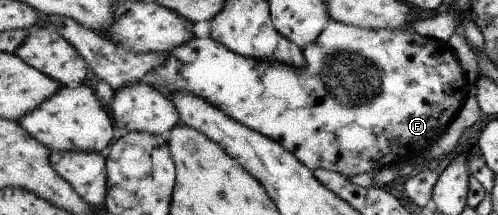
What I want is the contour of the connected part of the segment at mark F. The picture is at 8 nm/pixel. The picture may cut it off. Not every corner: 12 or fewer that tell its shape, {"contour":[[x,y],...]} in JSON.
{"contour":[[331,21],[309,63],[211,37],[189,90],[311,170],[413,163],[471,91],[449,43]]}

